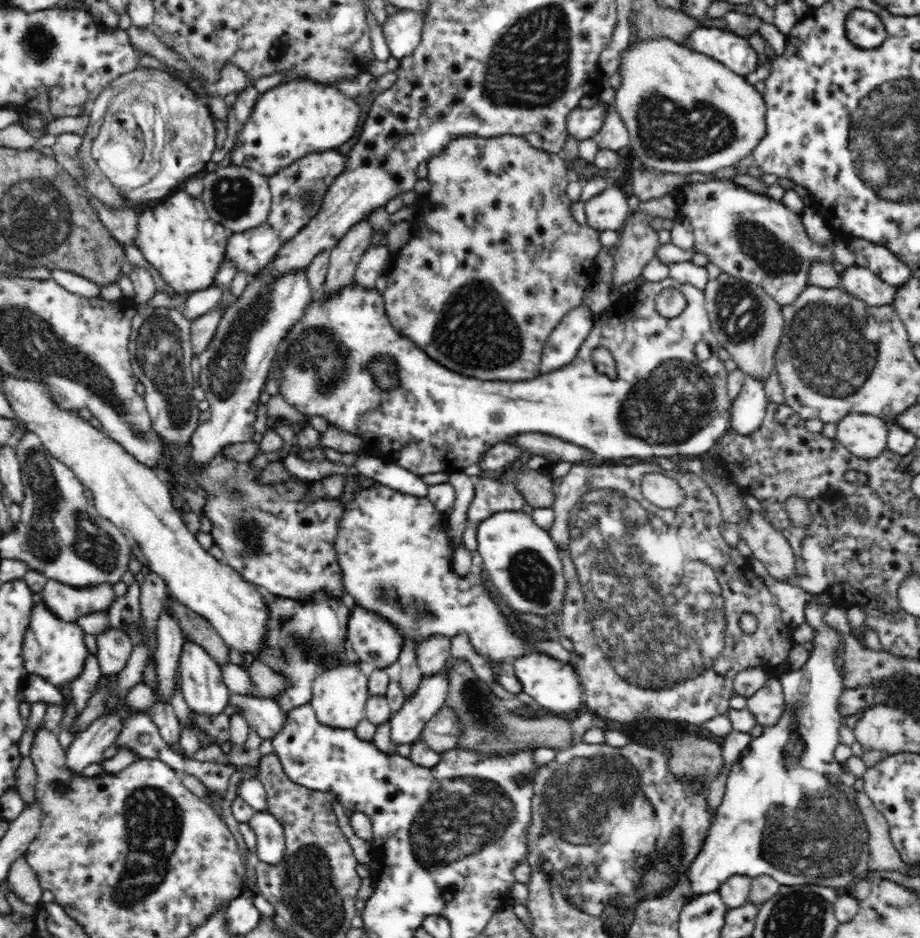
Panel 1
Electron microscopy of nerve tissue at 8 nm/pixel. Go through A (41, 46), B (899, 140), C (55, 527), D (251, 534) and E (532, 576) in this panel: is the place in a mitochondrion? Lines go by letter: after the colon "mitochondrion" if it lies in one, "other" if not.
A: mitochondrion
B: mitochondrion
C: mitochondrion
D: mitochondrion
E: mitochondrion

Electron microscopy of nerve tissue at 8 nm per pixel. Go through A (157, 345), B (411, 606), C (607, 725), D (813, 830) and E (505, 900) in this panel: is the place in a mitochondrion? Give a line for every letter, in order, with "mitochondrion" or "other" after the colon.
A: mitochondrion
B: mitochondrion
C: other
D: mitochondrion
E: other

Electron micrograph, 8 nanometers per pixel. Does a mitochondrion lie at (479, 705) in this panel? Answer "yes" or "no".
yes

